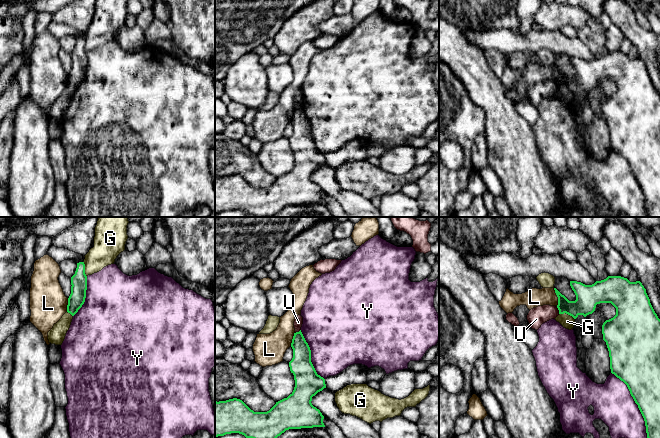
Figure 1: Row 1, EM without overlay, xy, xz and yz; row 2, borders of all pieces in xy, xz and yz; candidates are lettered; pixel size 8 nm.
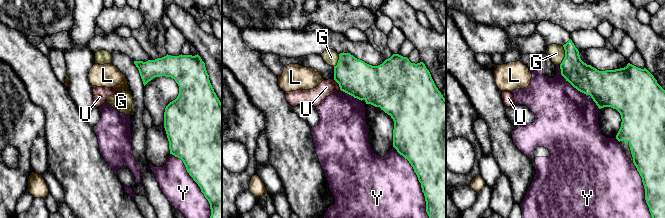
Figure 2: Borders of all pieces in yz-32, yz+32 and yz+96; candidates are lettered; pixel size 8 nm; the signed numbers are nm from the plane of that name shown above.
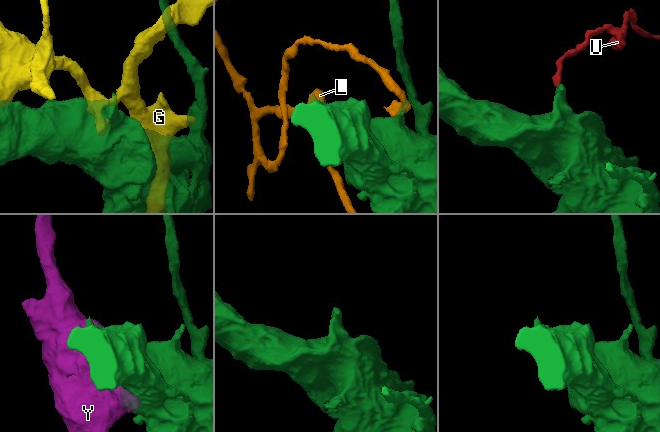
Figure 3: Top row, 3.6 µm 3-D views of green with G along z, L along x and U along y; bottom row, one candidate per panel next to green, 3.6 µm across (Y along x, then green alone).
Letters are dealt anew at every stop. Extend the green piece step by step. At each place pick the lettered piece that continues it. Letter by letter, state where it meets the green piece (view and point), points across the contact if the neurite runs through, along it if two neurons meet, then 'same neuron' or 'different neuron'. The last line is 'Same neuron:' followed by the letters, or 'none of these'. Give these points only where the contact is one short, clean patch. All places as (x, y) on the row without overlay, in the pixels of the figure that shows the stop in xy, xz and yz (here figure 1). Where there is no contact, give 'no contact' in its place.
G: contact yz (567, 89); different neuron
L: contact yz (557, 72); border yz (553, 64), (557, 73), (557, 82); different neuron
U: contact yz (558, 85); border yz (556, 83), (559, 89); different neuron
Y: contact yz (637, 180); different neuron
Same neuron: none of these

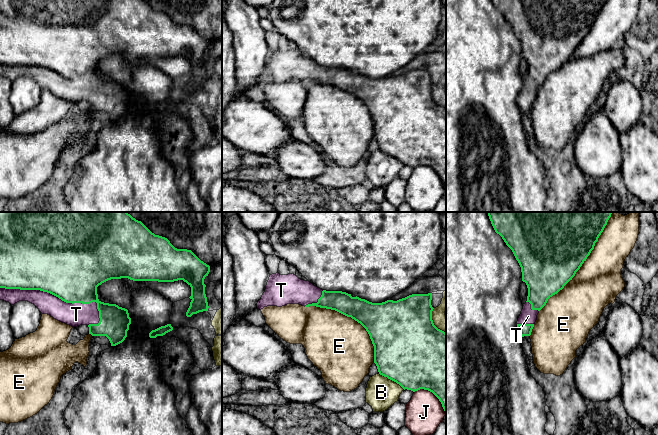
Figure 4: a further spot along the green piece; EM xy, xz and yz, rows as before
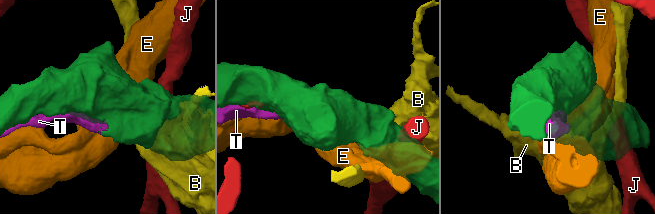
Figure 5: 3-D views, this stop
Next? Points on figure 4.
B: contact xz (391, 155); different neuron
E: contact xz (351, 93); different neuron
J: contact xz (433, 169); different neuron
T: contact xy (57, 72); same neuron
Same neuron: T

